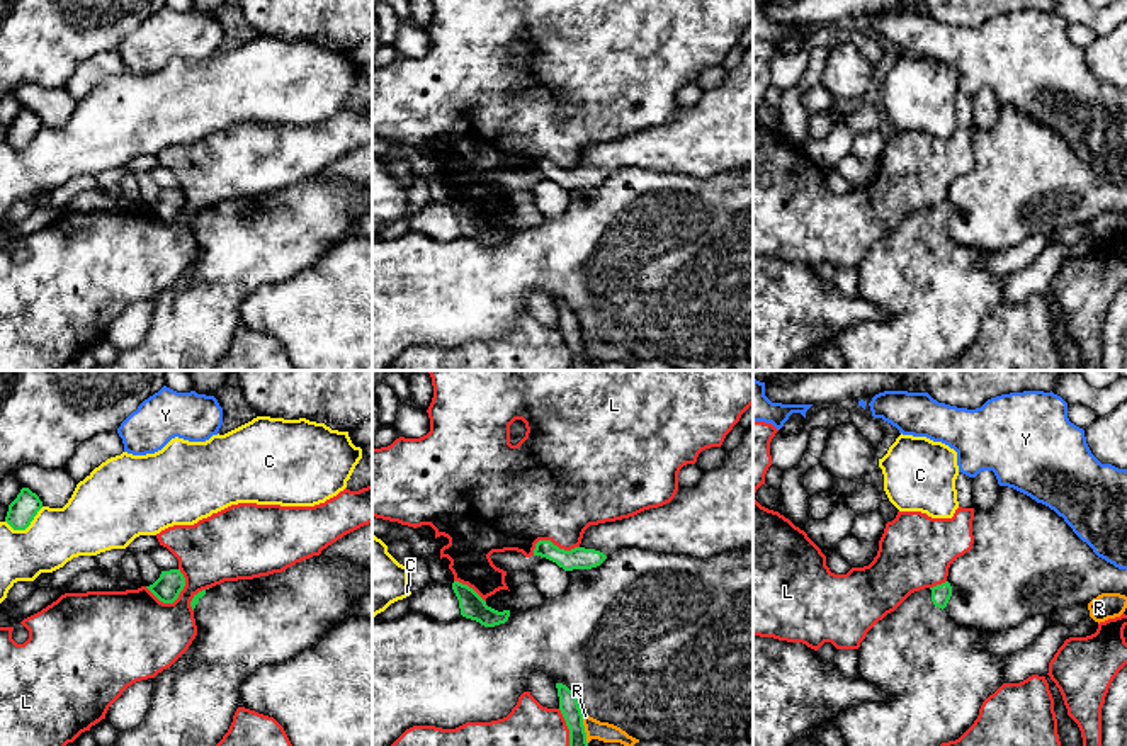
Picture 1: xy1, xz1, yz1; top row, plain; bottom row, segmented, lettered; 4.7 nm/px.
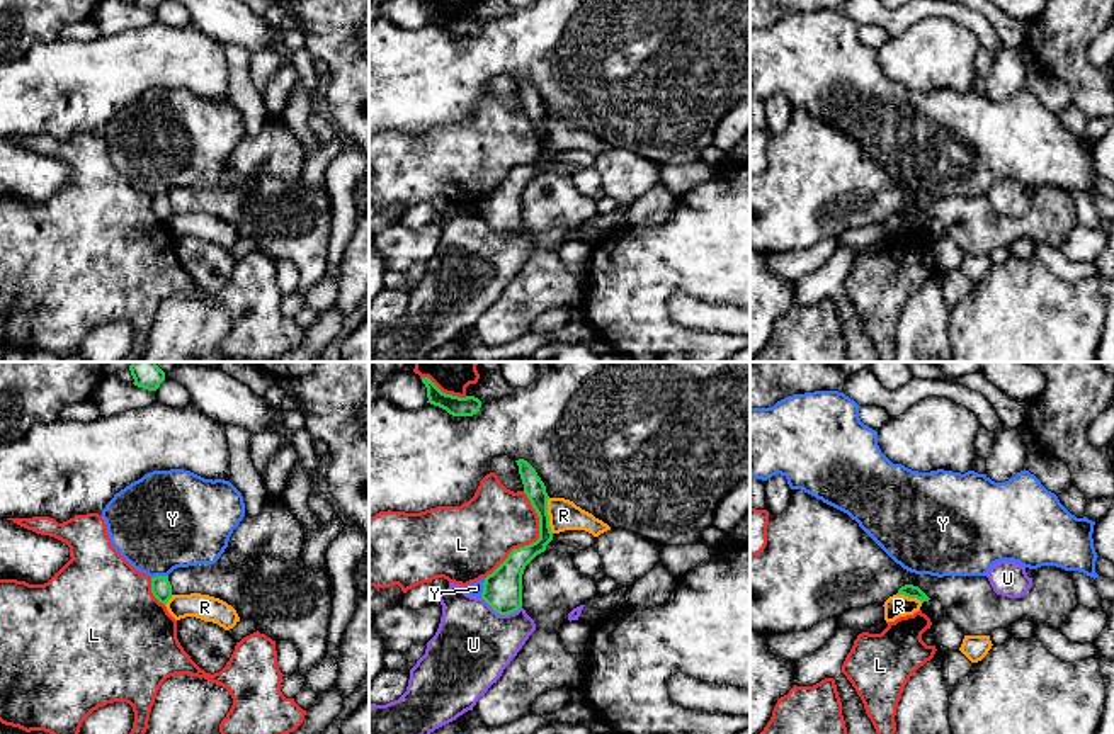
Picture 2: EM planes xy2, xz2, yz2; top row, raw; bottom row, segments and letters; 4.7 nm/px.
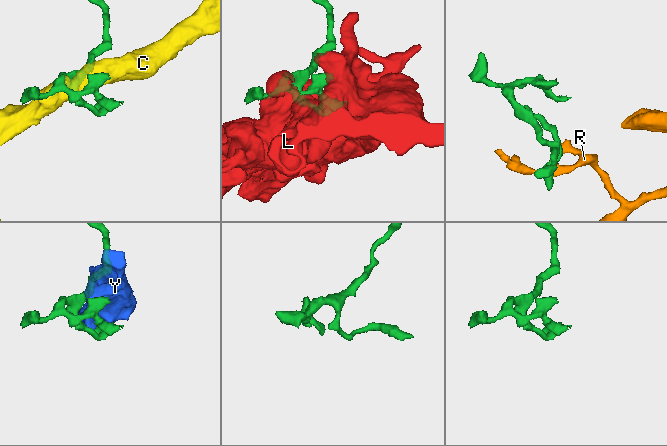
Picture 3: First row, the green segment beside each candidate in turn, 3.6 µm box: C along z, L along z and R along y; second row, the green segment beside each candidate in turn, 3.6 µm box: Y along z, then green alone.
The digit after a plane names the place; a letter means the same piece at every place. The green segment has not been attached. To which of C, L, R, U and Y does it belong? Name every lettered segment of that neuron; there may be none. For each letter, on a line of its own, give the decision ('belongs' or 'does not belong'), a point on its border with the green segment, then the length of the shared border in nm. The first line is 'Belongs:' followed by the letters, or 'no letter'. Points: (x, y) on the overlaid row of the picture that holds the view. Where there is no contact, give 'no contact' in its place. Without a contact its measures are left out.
Belongs: no letter
C: does not belong | xy1 (26, 527) | 200 nm
L: does not belong | xz2 (536, 541) | 460 nm
R: does not belong | xz2 (548, 515) | 170 nm
U: does not belong | xz2 (502, 614) | 200 nm
Y: does not belong | xz2 (483, 588) | 100 nm

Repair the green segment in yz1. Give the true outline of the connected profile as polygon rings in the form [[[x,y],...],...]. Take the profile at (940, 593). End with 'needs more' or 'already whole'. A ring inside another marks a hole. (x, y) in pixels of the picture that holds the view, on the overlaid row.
[[[949,581],[911,593],[894,612],[879,620],[860,642],[857,673],[887,693],[882,702],[867,702],[833,717],[845,746],[940,746],[959,739],[977,719],[983,702],[1005,683],[1006,658],[981,646],[986,634],[957,625],[945,607],[952,596]]]; needs more

